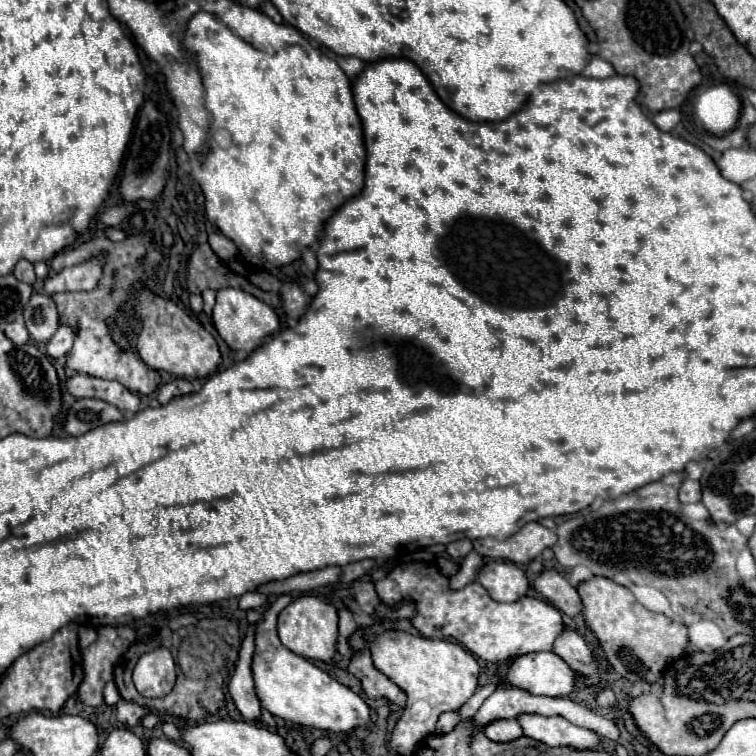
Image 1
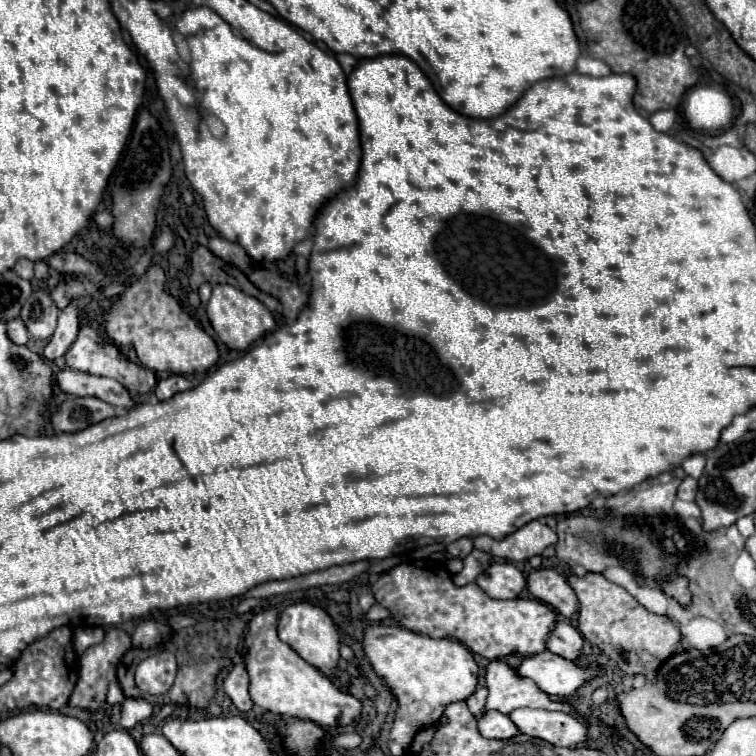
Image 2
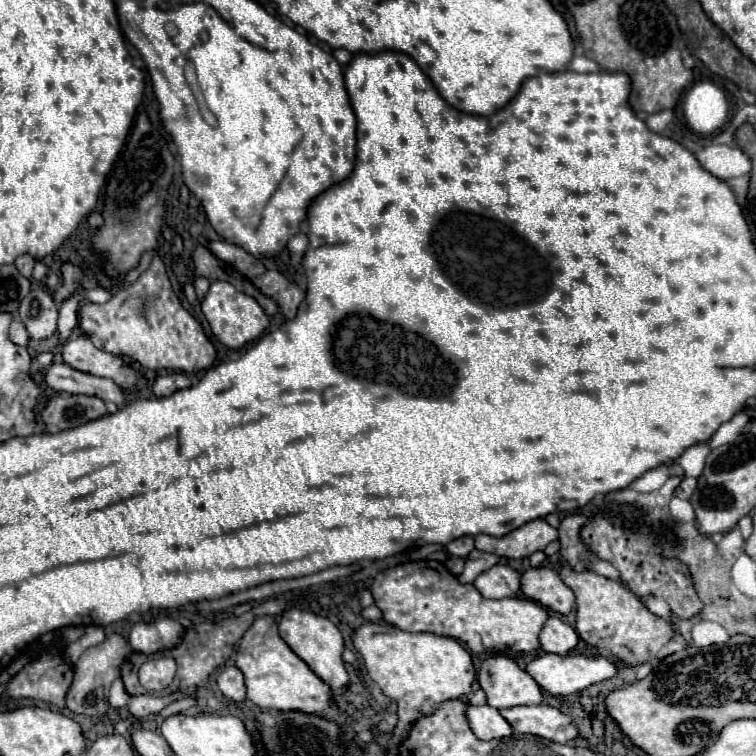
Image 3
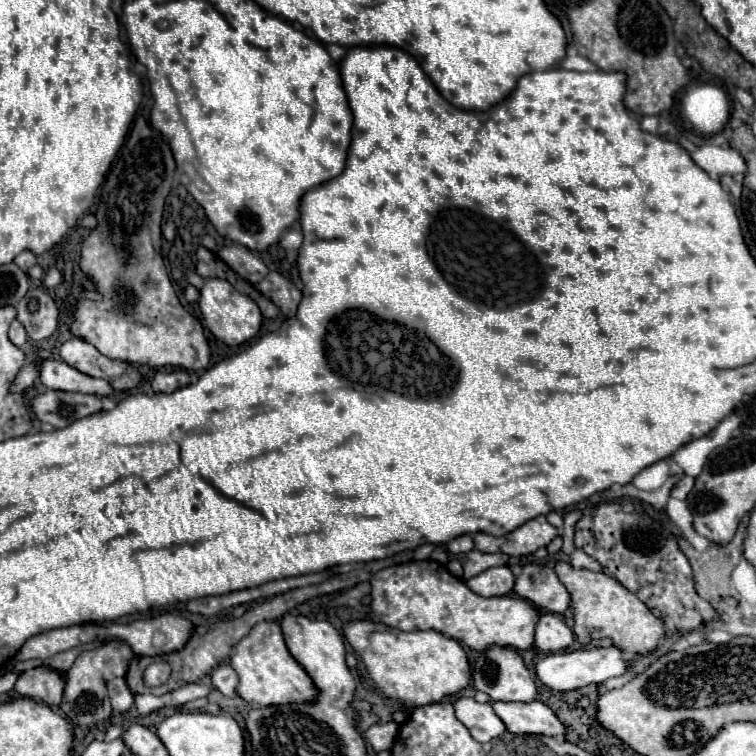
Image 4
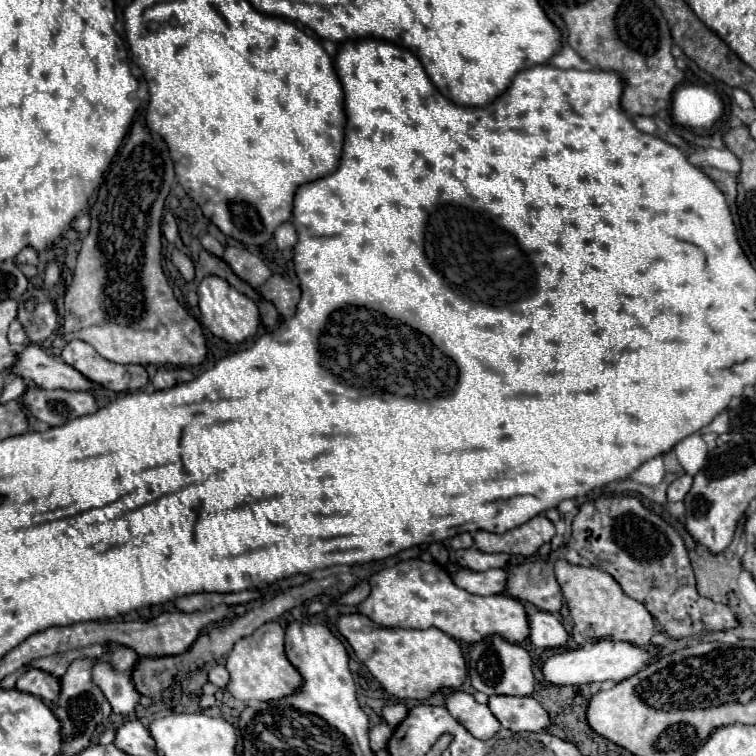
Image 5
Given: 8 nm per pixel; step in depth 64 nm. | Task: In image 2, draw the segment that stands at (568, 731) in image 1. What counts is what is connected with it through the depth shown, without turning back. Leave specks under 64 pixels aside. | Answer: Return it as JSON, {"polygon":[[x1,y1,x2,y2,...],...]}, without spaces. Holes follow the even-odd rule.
{"polygon":[[518,708,508,714,508,718,518,726,522,734,532,738,542,738,554,746,574,746,586,740,586,726,566,714,566,712,550,712,538,708]]}

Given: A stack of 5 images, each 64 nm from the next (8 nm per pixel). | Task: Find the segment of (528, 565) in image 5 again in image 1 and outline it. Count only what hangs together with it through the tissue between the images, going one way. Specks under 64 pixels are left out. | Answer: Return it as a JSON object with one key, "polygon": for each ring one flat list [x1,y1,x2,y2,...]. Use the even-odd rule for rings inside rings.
{"polygon":[[542,570,534,580,534,590,566,616,576,616,582,612,582,600,576,588,556,570]]}

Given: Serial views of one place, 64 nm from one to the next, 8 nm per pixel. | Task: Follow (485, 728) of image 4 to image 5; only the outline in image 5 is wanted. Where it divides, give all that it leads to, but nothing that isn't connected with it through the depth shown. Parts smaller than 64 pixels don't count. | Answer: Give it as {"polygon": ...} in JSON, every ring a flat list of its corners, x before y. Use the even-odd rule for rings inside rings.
{"polygon":[[452,690,446,694,444,702,450,714,460,724,464,724,466,730,476,738,488,740,500,730,500,722,494,718,490,708,486,704,478,704,472,694,466,694,462,690]]}

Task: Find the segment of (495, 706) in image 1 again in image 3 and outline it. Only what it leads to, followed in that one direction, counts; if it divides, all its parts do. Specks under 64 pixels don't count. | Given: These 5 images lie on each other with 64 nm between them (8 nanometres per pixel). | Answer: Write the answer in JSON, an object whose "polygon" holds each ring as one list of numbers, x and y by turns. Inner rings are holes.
{"polygon":[[492,654,488,660,482,660,476,678,488,696,488,704,494,708,542,702,542,692,536,680,504,654]]}

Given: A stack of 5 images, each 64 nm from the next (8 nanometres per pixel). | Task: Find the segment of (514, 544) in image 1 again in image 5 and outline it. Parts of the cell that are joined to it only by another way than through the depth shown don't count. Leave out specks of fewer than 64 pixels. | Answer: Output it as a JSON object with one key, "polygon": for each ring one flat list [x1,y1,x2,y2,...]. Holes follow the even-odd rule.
{"polygon":[[538,514,530,522,508,530,504,534,492,534,478,530,474,532,474,546,482,552,506,552,506,554,522,554,532,556,544,542,550,542,556,534,554,524,544,516]]}

